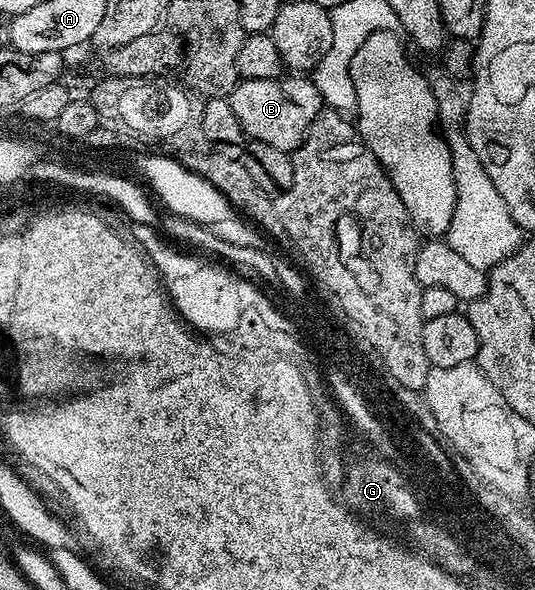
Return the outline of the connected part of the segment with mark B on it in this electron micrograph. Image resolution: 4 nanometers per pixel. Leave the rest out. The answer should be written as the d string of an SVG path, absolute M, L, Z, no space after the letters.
M283 75L276 79L251 81L242 79L229 93L228 100L249 140L269 143L271 147L280 147L280 151L288 154L293 154L302 144L311 123L324 108L320 91L306 75Z

